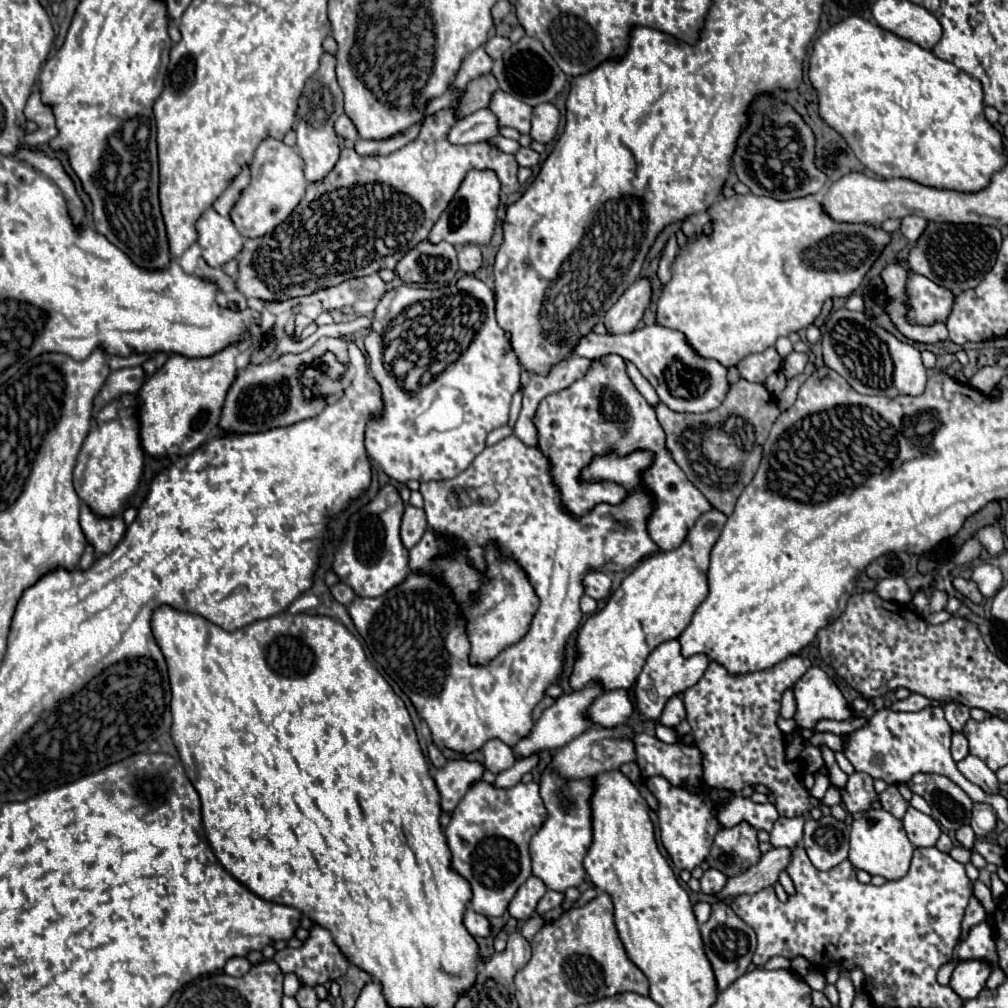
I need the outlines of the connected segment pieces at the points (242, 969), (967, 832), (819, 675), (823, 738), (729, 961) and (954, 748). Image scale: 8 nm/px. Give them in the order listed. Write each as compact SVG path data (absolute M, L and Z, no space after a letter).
M233 957L225 965L225 973L231 975L231 977L243 977L249 969L251 969L251 963L247 959L243 959L243 957Z
M963 825L961 829L957 829L957 839L959 839L959 843L963 845L963 847L967 847L967 849L973 849L973 841L975 841L975 833L973 833L973 829L971 829L971 825Z
M811 667L797 683L795 683L795 699L797 713L795 721L803 729L813 729L821 719L851 719L853 711L829 675Z
M815 733L813 739L807 741L807 745L821 745L821 743L825 743L833 752L843 752L843 743L845 743L845 741L847 741L846 737L832 733Z
M717 901L713 905L709 921L699 925L699 929L701 929L701 935L703 935L707 959L711 961L713 971L715 971L717 987L719 987L719 991L723 991L737 977L741 977L747 971L747 967L751 963L751 957L755 953L755 945L757 945L755 931L749 925L745 925L745 921L741 921L741 917L737 917L737 913L733 913L733 909L723 901Z
M953 733L953 739L951 739L951 755L953 759L959 763L963 761L967 755L969 755L969 749L967 749L967 739L963 733Z

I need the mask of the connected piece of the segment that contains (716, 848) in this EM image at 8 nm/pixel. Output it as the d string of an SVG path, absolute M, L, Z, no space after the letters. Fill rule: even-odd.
M741 821L741 825L735 825L733 829L719 829L707 863L709 867L719 869L727 877L735 877L745 869L757 865L759 859L761 851L757 841L757 829Z

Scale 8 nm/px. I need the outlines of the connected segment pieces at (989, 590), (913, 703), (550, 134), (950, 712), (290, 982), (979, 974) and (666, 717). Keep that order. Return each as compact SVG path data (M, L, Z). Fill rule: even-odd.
M979 565L973 569L973 581L979 585L983 597L993 597L1003 585L1003 573L993 565Z
M909 695L907 699L893 703L891 707L893 707L895 711L919 711L919 709L925 709L925 707L931 707L931 705L933 705L933 701L927 699L927 697L921 697L921 695Z
M545 103L545 105L537 105L533 109L533 127L531 127L531 137L533 141L541 141L541 143L551 143L557 135L557 127L559 127L559 111L553 103Z
M945 703L943 709L945 709L945 719L953 731L961 731L971 717L969 707L961 705L961 703Z
M289 973L284 976L283 994L294 997L297 991L301 988L301 982L294 973Z
M963 961L955 967L949 987L963 1001L969 1001L979 995L979 991L985 987L985 981L989 975L991 975L991 967L985 961Z
M673 695L673 697L667 701L667 705L665 705L665 709L663 709L659 721L661 721L663 725L667 725L667 727L677 727L683 719L685 719L683 701L681 701L681 697Z

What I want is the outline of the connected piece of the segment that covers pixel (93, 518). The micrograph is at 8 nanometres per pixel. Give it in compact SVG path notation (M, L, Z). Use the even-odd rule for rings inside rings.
M87 505L81 507L81 531L87 539L87 543L95 549L95 557L101 557L101 553L109 553L117 541L121 541L125 533L125 523L121 517L103 519L89 511Z

